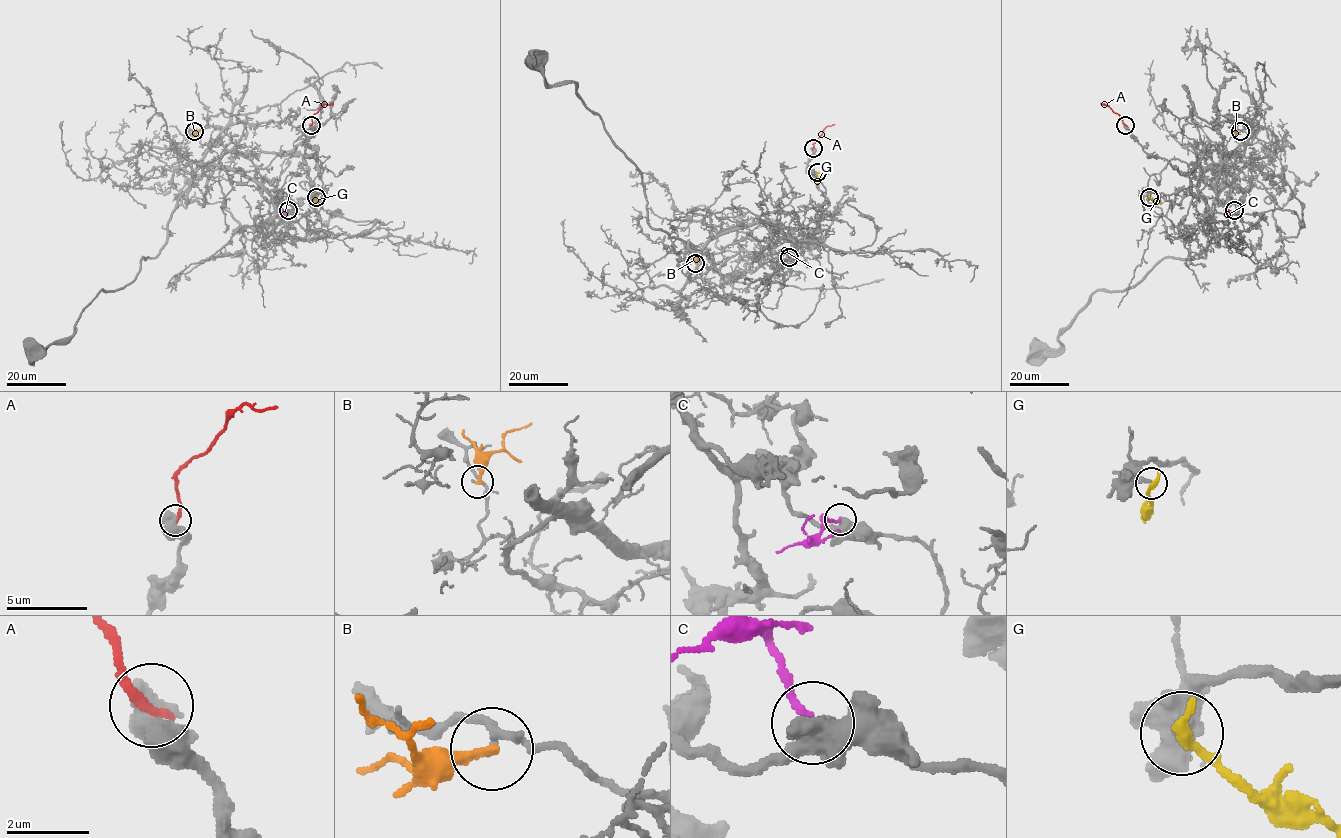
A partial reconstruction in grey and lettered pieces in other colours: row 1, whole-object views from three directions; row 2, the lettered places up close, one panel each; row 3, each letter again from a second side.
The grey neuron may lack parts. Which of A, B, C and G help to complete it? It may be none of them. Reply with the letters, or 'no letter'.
no letter

